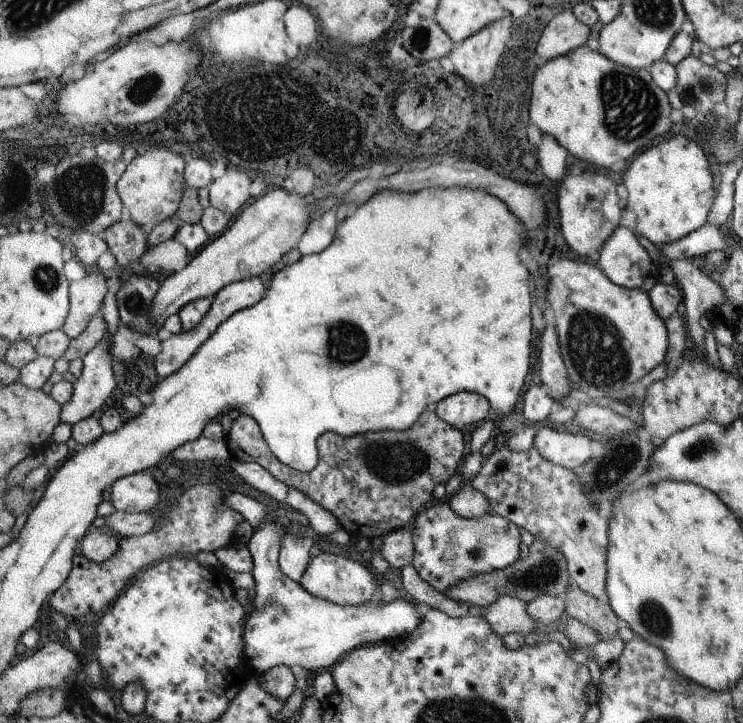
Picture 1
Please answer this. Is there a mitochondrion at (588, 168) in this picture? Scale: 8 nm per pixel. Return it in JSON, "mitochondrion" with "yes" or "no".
{"mitochondrion":"no"}

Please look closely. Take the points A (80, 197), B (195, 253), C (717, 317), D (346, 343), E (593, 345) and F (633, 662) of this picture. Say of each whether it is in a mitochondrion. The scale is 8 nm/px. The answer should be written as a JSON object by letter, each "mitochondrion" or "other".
{"A":"mitochondrion","B":"other","C":"other","D":"mitochondrion","E":"mitochondrion","F":"other"}

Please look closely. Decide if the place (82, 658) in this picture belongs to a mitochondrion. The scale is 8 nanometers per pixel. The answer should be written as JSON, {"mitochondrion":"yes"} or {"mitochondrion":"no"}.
{"mitochondrion":"no"}

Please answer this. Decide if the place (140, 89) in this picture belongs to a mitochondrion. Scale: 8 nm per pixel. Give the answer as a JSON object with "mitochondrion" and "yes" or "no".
{"mitochondrion":"yes"}

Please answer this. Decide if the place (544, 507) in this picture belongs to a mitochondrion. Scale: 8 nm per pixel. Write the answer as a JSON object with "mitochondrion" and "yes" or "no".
{"mitochondrion":"yes"}

